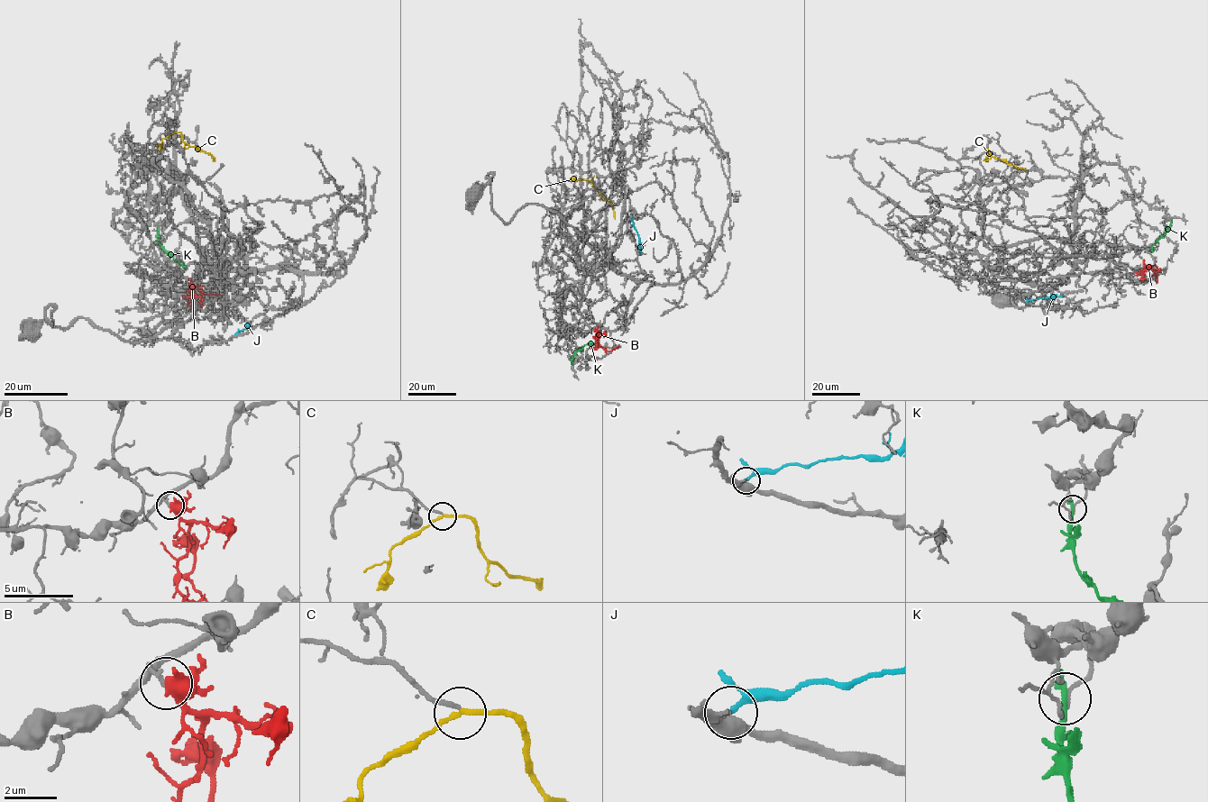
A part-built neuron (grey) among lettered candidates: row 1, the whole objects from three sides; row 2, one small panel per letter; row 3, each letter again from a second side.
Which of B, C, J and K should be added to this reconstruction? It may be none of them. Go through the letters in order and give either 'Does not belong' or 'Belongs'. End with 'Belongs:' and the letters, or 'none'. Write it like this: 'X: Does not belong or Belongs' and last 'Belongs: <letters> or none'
B: Does not belong
C: Belongs
J: Does not belong
K: Does not belong
Belongs: C

